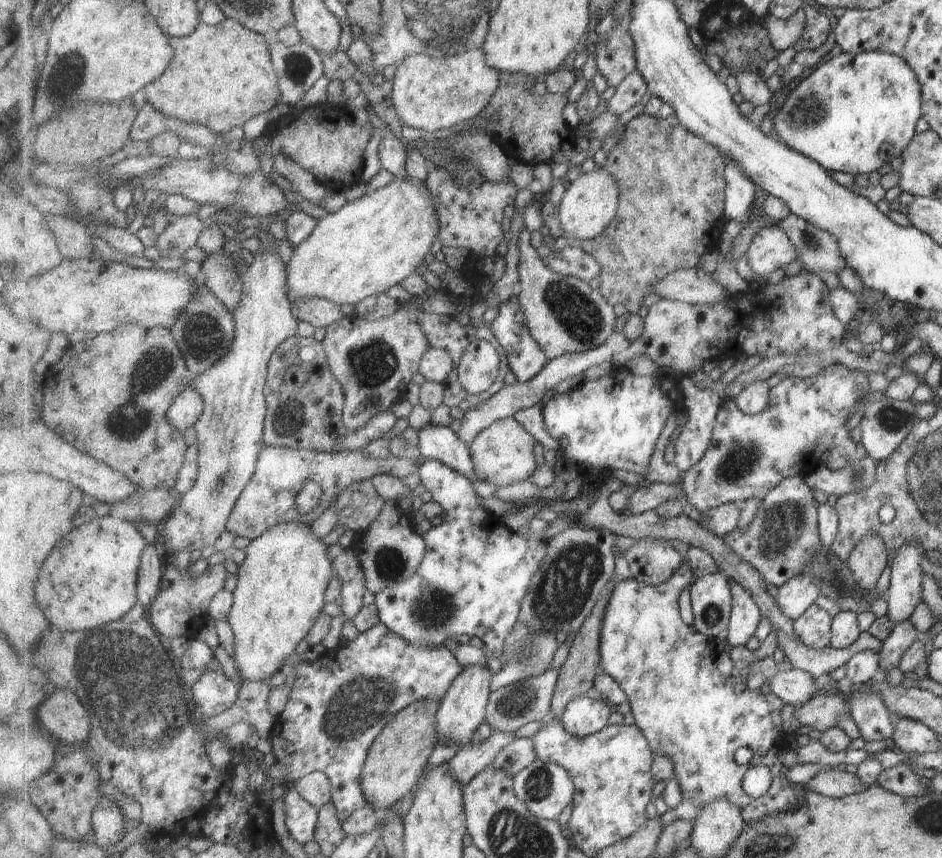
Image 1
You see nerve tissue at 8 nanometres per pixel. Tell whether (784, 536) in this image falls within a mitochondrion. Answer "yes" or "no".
yes

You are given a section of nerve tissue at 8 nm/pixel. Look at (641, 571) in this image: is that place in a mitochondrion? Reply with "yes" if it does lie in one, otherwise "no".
no

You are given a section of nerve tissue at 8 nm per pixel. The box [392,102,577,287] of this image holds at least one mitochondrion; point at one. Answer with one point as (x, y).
(447, 185)

